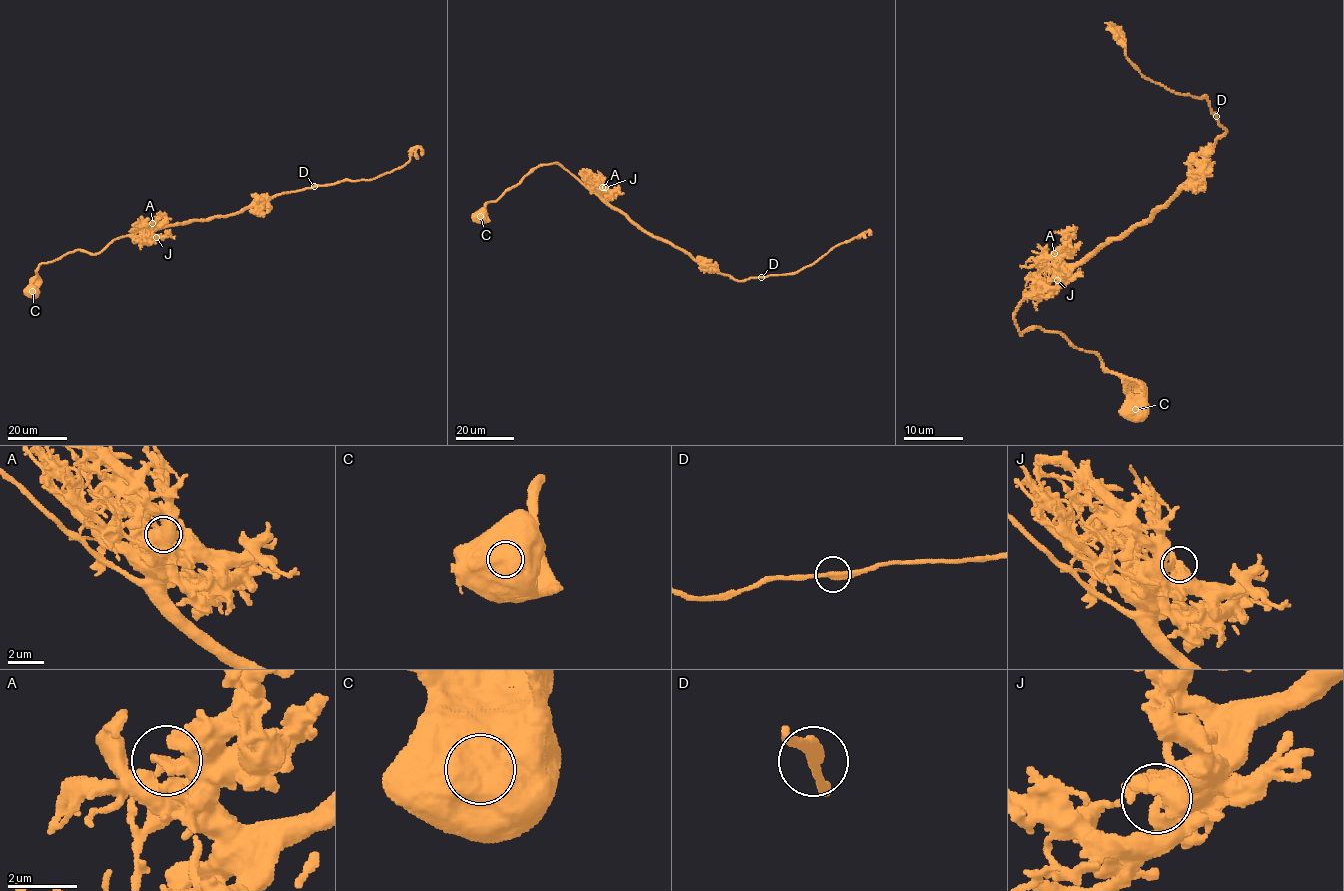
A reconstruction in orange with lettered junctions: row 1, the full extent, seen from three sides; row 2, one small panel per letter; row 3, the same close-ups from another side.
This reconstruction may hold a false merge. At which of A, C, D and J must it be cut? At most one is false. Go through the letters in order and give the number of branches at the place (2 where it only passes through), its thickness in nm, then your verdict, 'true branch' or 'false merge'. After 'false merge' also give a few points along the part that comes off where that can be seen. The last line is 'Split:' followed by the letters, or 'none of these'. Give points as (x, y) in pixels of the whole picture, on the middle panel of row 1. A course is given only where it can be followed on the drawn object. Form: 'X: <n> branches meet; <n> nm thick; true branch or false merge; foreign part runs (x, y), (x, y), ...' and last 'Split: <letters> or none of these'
A: 1 branches meet; 600 nm thick; true branch
C: 1 branches meet; 1300 nm thick; true branch
D: 2 branches meet; 400 nm thick; true branch
J: 2 branches meet; 480 nm thick; true branch
Split: none of these

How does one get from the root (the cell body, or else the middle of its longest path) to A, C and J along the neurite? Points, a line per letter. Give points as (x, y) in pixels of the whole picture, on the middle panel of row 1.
A: (660, 240), (614, 210), (599, 193), (602, 187)
C: (660, 240), (609, 206), (556, 163), (533, 168), (518, 184), (485, 204), (480, 216)
J: (660, 240), (614, 210), (602, 197), (605, 187)

